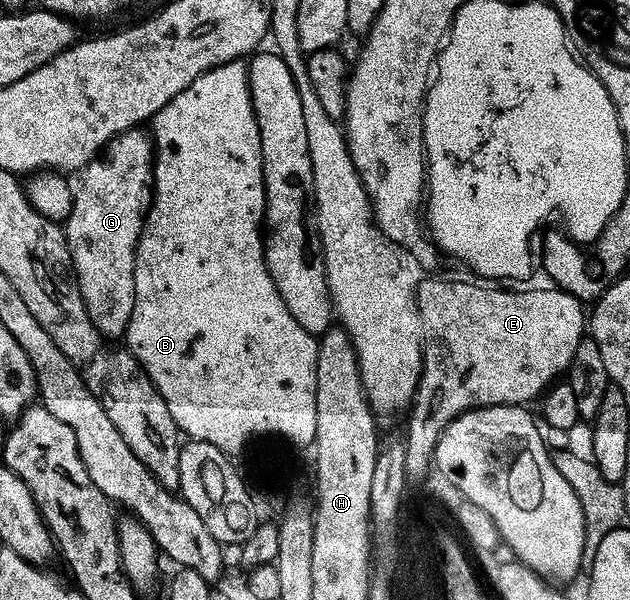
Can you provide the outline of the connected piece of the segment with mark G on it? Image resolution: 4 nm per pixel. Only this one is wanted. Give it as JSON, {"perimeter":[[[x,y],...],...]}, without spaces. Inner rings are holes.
{"perimeter":[[[137,128],[118,136],[104,147],[96,161],[83,171],[79,186],[73,195],[72,212],[65,225],[68,247],[72,256],[77,282],[84,303],[95,327],[105,339],[120,339],[127,333],[136,300],[135,264],[139,258],[140,241],[148,212],[154,201],[156,171],[154,169],[154,143],[143,129]]]}

